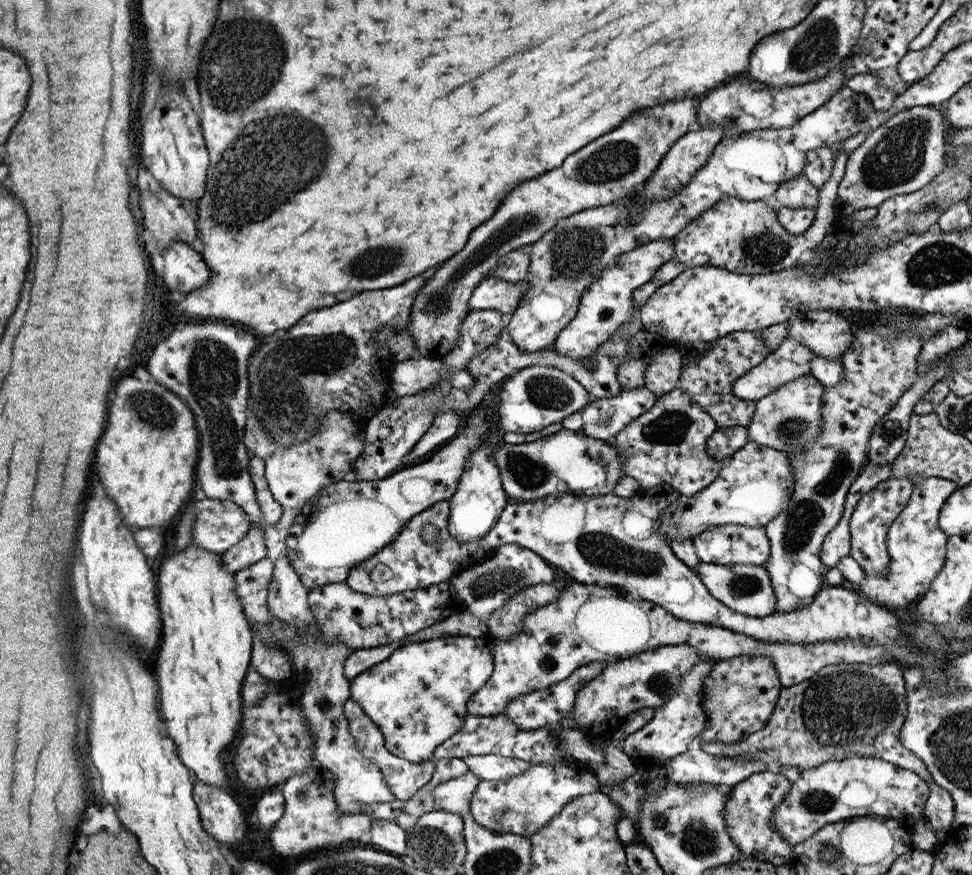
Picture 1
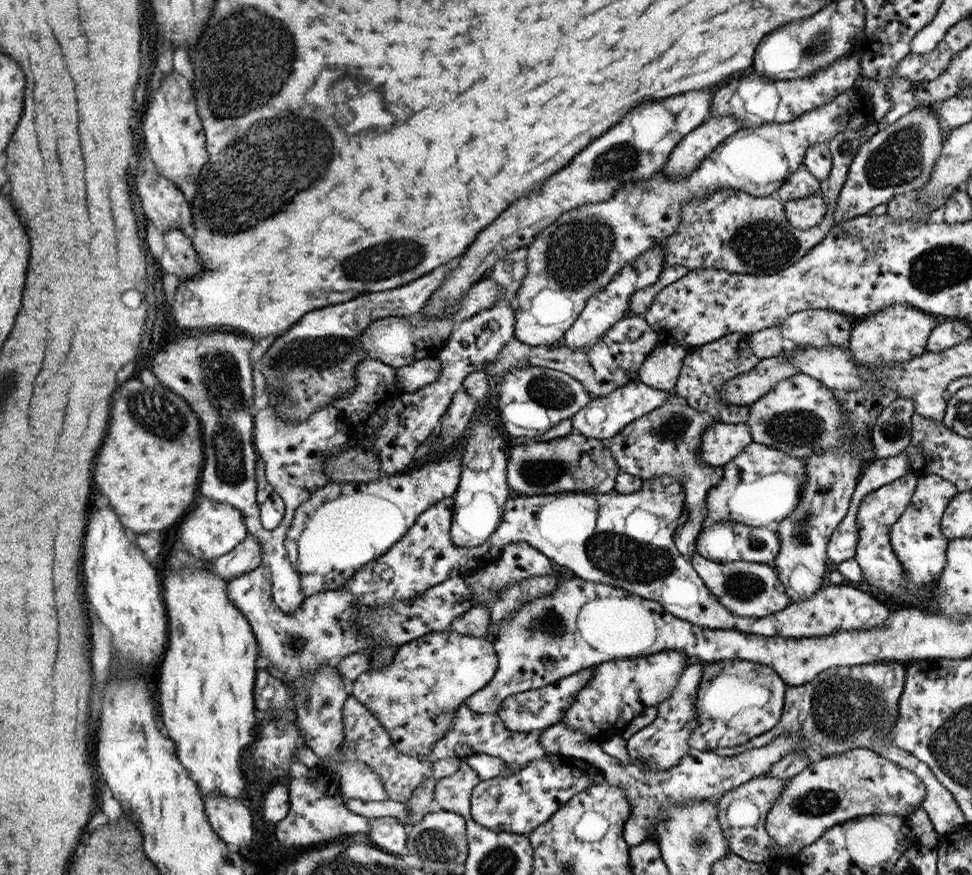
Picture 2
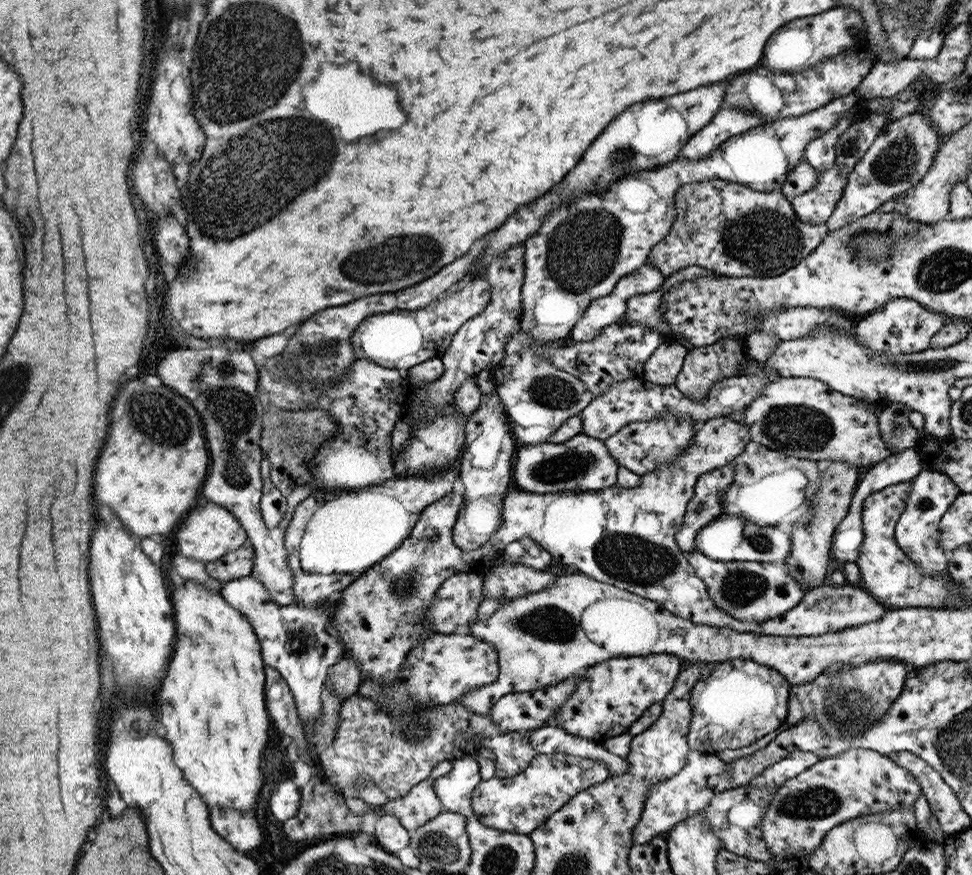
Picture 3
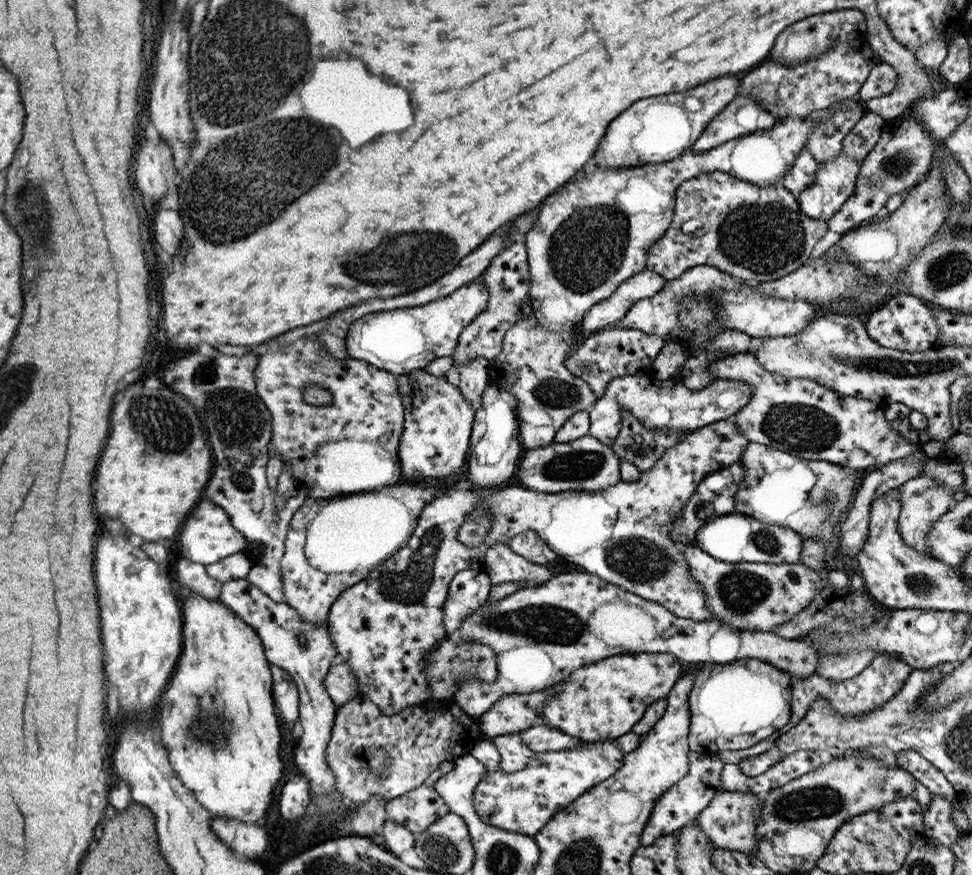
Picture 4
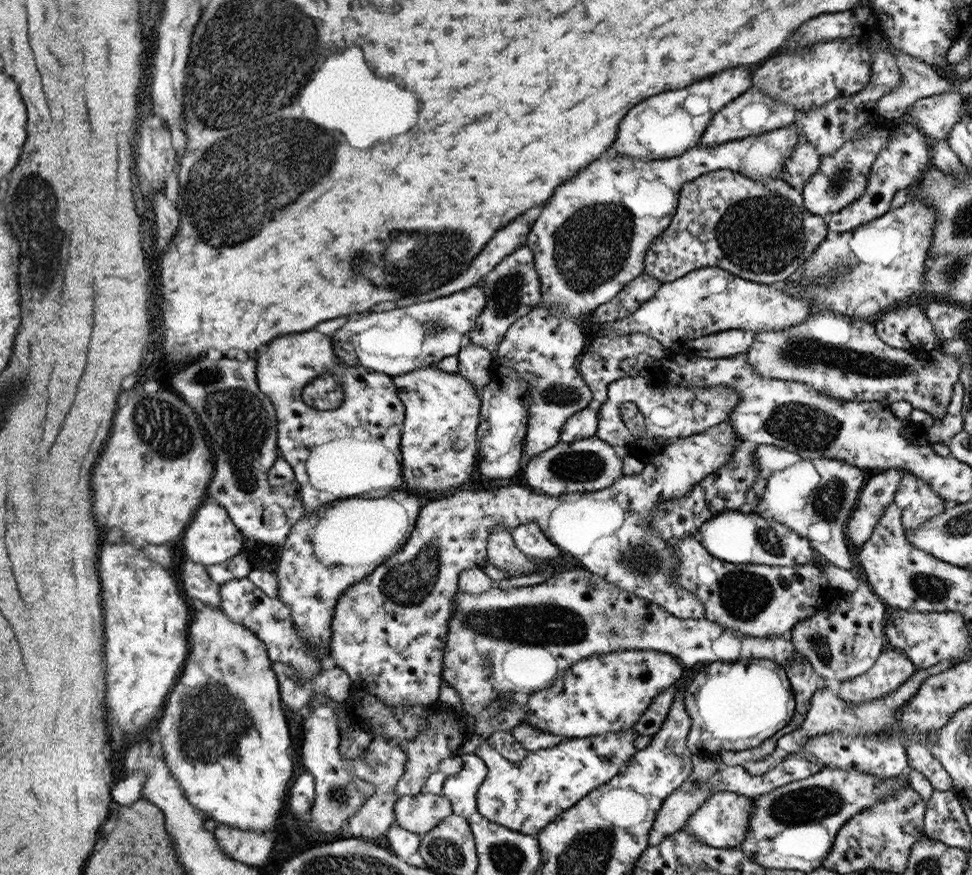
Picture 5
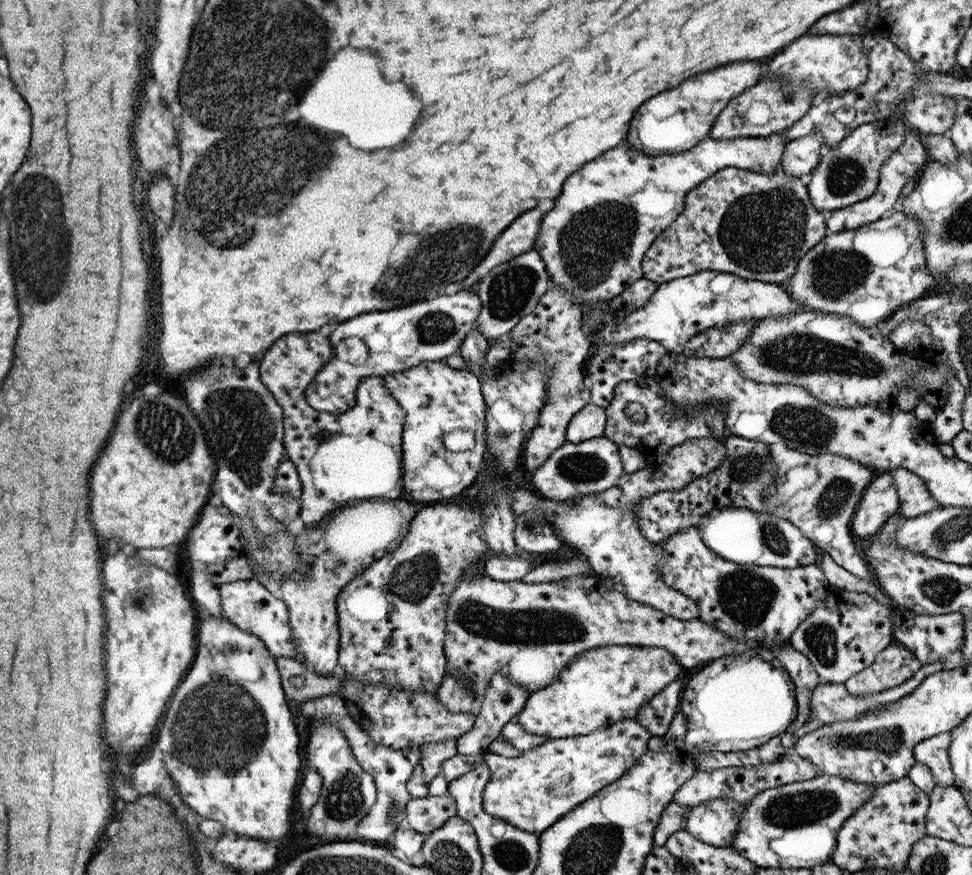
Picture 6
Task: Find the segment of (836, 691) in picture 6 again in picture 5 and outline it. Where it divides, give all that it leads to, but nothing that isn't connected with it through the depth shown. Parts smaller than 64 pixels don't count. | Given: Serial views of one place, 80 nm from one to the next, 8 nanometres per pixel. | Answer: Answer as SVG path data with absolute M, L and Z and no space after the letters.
M944 660L928 668L917 669L916 672L902 683L894 692L881 696L876 700L867 700L858 704L849 704L837 695L837 692L822 688L813 694L812 704L809 706L809 712L806 713L805 719L796 730L786 730L778 735L775 749L772 754L765 756L761 761L748 761L743 764L744 769L753 776L760 776L768 770L778 766L790 753L801 750L804 739L818 736L819 734L830 734L831 732L841 732L841 734L880 733L892 737L897 728L897 712L906 706L906 703L918 692L922 683L934 674L941 674L953 666L952 660Z

